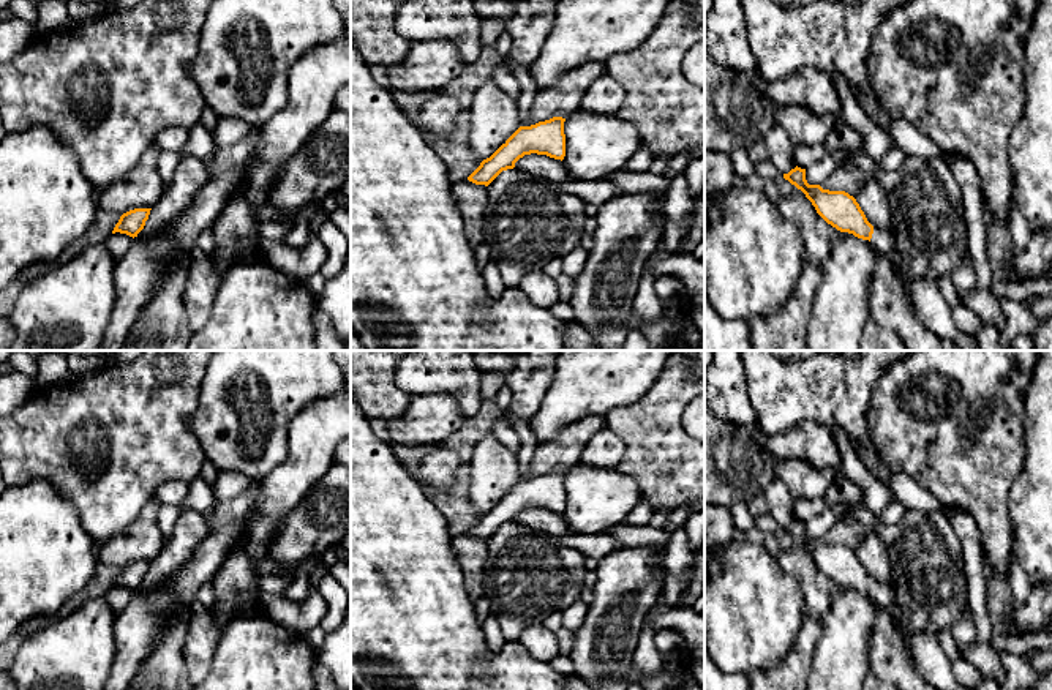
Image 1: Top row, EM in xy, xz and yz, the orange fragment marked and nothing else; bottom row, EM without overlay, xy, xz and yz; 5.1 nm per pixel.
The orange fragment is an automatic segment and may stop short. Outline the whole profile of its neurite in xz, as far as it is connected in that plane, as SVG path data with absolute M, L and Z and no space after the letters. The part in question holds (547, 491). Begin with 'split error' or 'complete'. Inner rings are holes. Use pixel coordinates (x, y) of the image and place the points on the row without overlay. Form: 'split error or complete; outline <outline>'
complete; outline M553 471L531 480L520 480L490 512L468 531L475 538L488 540L502 524L513 523L524 508L537 507L554 513L565 510L562 471Z

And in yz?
split error; outline M795 521L783 532L801 543L812 556L817 567L840 586L853 587L858 592L869 594L870 598L889 611L894 603L894 589L889 583L875 583L866 572L859 557L845 545L823 543L820 538L809 538L806 523Z

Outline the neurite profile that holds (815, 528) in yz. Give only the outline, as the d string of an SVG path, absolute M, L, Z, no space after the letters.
M839 504L832 508L823 508L817 516L806 523L806 534L809 538L821 538L836 523L842 521L851 513L851 507Z

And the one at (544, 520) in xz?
M524 508L515 516L513 523L524 524L542 532L548 532L559 538L573 534L564 515L550 512L547 508Z

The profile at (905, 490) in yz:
M889 469L889 489L907 510L938 512L943 507L911 477Z

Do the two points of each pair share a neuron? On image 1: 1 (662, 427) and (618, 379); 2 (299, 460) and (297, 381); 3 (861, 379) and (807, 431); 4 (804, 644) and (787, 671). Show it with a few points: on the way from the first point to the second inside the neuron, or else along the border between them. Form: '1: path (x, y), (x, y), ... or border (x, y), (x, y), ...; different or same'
1: border (661, 370), (638, 398), (613, 408), (605, 416); different
2: border (330, 397), (311, 401), (291, 420), (288, 450); different
3: border (828, 428), (811, 420), (801, 420), (779, 431); different
4: path (801, 651), (793, 665); same

